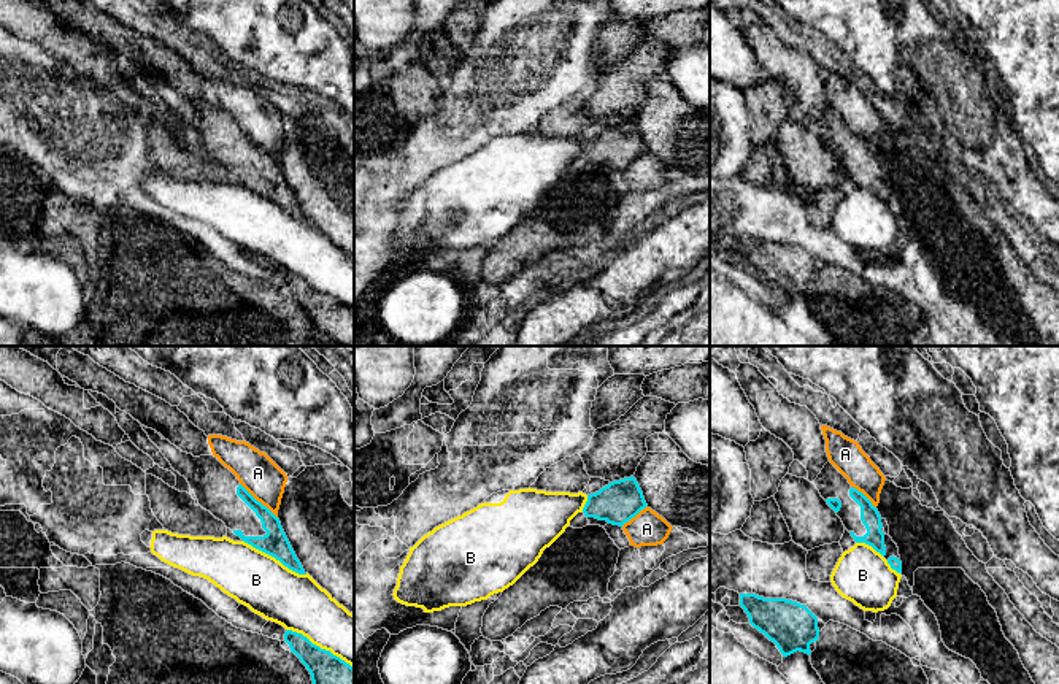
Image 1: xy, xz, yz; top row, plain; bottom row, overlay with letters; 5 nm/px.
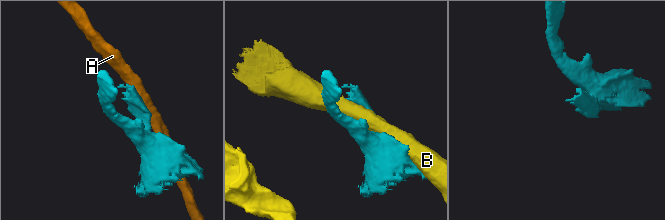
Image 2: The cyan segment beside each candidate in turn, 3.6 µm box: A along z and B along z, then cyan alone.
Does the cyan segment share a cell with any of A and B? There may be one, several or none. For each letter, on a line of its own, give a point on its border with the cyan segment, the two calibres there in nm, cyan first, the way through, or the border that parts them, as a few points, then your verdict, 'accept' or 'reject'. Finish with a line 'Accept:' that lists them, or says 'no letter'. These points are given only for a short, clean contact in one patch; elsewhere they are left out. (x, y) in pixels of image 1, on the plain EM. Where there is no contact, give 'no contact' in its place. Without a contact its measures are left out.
A: xy (259, 146) | 140/200 nm | reject
B: xy (318, 291) | 170/280 nm | reject
Accept: no letter

